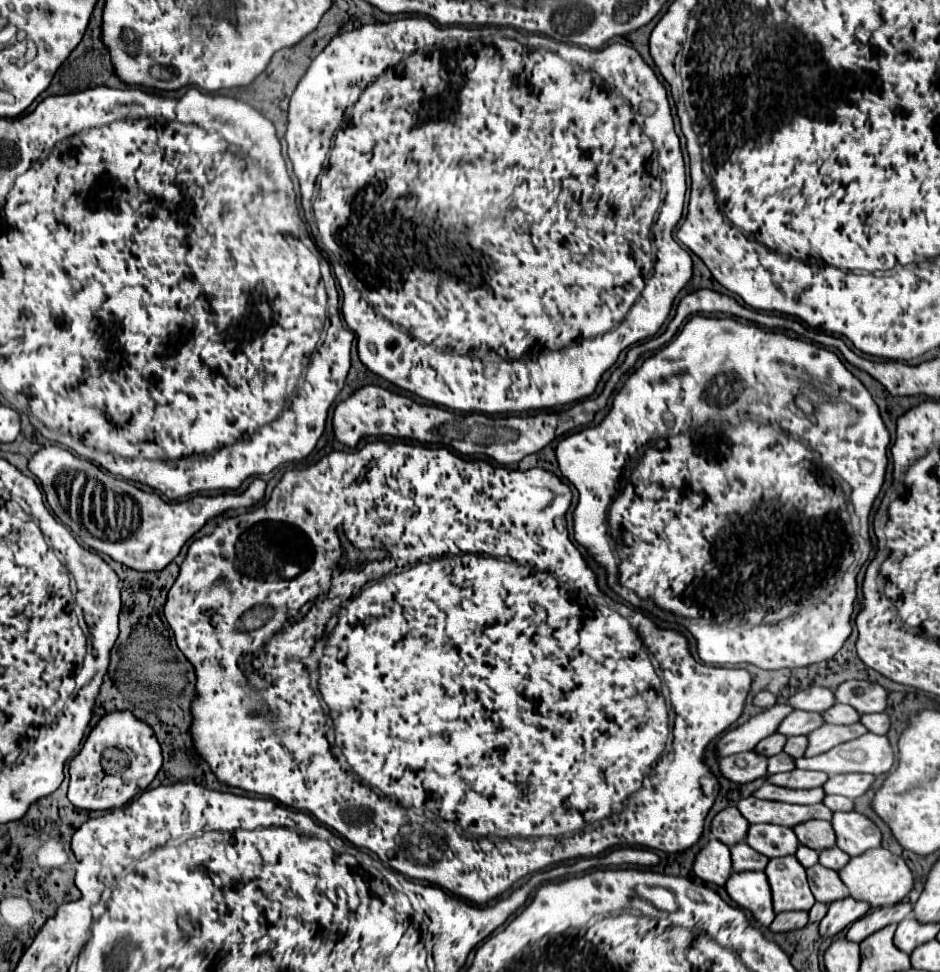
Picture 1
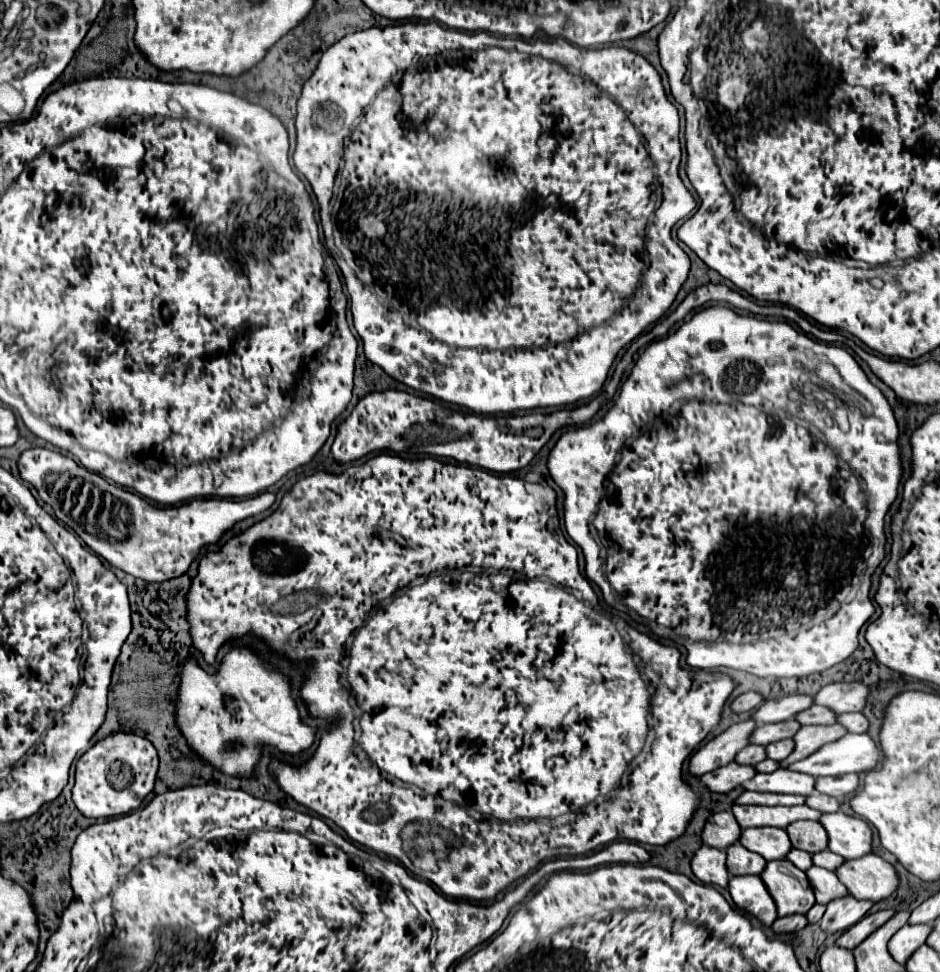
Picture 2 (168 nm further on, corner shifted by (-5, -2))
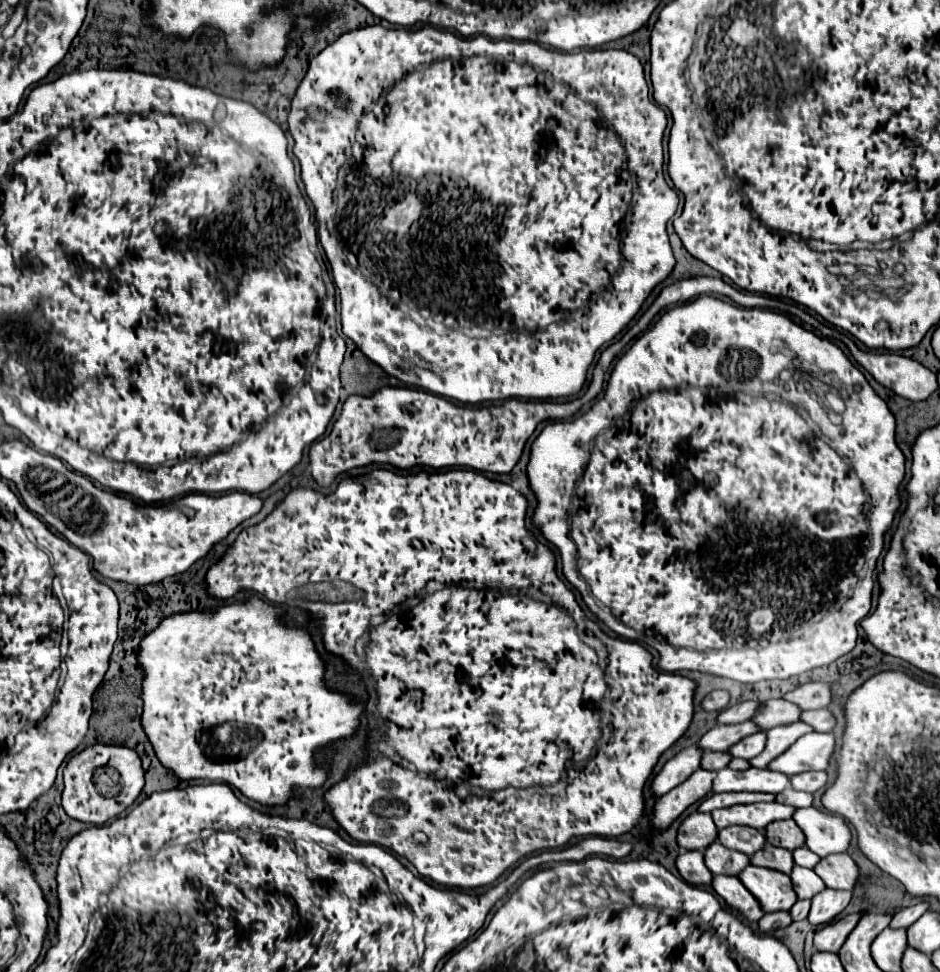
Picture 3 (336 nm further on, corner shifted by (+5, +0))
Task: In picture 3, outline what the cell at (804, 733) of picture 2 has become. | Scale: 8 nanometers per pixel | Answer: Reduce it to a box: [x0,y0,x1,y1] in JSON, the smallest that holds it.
[750,722,814,768]

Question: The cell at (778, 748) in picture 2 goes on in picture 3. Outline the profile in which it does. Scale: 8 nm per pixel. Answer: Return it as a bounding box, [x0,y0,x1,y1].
[728,734,766,758]

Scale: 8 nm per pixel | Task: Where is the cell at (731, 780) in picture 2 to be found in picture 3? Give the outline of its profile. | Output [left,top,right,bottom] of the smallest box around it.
[652,768,714,830]

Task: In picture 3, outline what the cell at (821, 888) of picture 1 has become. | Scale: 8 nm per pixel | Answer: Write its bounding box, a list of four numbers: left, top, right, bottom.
[790,866,826,900]

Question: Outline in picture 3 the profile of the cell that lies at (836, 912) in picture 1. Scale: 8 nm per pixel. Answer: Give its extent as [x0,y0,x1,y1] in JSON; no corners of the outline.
[808,890,852,926]

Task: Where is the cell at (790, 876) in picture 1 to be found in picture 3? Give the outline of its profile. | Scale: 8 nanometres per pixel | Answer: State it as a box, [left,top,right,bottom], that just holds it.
[738,864,798,912]

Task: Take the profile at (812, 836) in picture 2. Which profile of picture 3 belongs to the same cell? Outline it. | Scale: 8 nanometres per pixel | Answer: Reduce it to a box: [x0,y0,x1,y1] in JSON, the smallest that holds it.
[766,820,806,850]

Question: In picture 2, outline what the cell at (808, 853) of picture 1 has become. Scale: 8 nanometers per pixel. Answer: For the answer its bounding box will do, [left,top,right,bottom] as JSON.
[786,848,812,872]

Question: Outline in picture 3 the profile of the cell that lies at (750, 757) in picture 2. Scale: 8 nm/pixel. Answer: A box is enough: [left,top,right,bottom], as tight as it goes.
[702,752,732,770]

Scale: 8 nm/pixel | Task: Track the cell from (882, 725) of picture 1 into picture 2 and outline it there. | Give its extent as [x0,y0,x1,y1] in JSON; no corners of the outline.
[836,712,868,732]

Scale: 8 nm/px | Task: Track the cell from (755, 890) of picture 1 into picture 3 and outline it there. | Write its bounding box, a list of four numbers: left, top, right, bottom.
[712,876,764,922]

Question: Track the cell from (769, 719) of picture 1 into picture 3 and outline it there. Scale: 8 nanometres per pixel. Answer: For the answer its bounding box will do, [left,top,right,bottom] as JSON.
[652,746,704,796]

